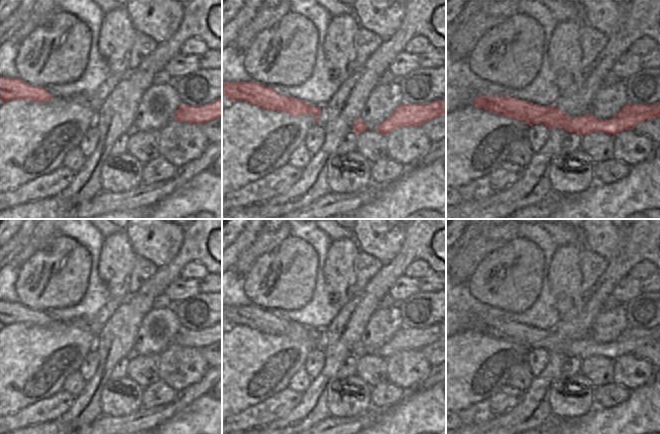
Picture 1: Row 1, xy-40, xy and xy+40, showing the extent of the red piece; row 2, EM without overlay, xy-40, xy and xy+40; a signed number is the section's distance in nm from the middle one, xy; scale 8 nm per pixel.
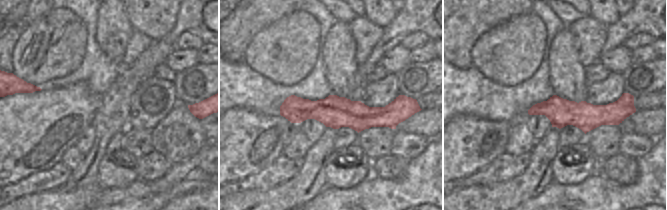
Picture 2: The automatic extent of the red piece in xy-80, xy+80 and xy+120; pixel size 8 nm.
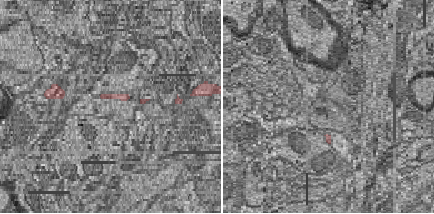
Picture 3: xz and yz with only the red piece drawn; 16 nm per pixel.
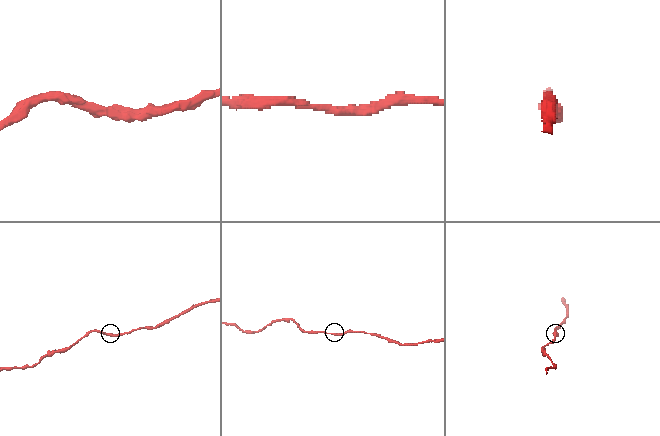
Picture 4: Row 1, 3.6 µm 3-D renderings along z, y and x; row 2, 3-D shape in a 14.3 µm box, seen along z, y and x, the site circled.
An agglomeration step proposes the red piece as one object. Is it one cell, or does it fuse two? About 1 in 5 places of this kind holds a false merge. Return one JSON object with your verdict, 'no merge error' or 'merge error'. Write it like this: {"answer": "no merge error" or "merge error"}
{"answer": "no merge error"}

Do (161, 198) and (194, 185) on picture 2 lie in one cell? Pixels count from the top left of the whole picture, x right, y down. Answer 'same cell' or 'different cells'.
same cell

